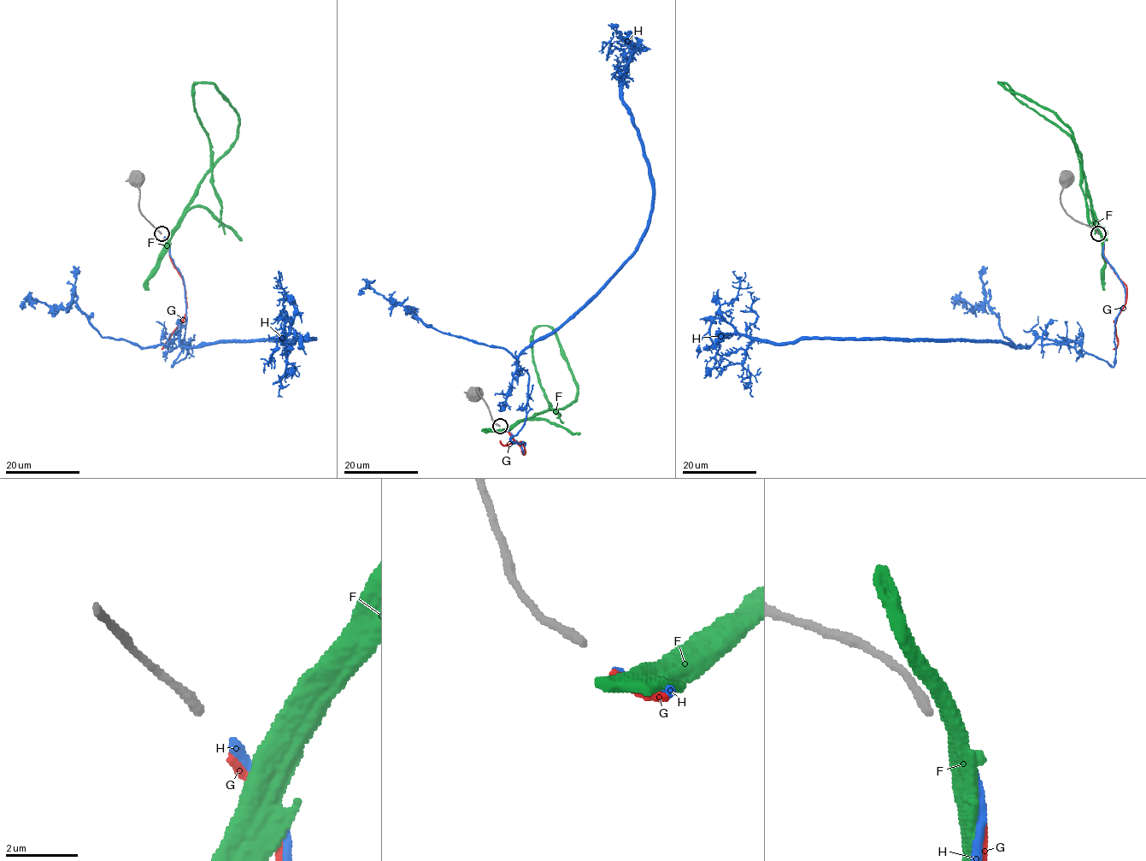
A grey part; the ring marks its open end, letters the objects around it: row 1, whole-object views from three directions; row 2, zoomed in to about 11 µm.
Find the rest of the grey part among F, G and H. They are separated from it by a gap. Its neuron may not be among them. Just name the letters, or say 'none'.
H

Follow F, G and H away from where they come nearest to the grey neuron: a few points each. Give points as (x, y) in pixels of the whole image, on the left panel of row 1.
F: (167, 237), (210, 167), (210, 144), (195, 111), (194, 85), (212, 82)
G: (164, 238), (168, 245), (170, 259), (185, 286), (186, 311), (184, 321), (161, 349)
H: (164, 236), (185, 291), (172, 367), (190, 344), (179, 338), (314, 339), (283, 340), (294, 306), (279, 273)

